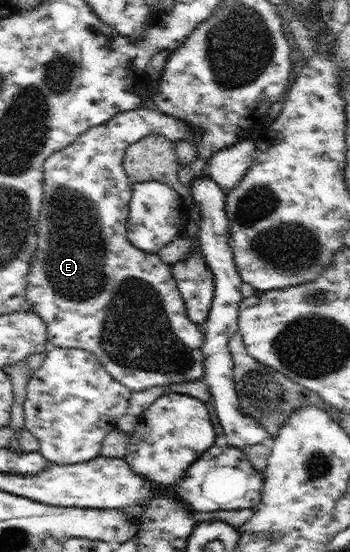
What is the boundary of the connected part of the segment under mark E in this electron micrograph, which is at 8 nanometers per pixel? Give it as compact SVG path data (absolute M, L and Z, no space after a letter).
M139 107L117 113L103 124L92 126L67 148L47 157L43 165L44 197L37 221L39 248L31 260L26 286L30 309L46 324L52 347L88 350L109 376L131 392L195 382L205 374L204 329L189 320L172 265L156 254L133 246L127 238L126 222L133 182L122 165L128 147L148 134L162 134L175 144L180 140L194 144L200 137L198 132L175 117L163 114L157 107Z

